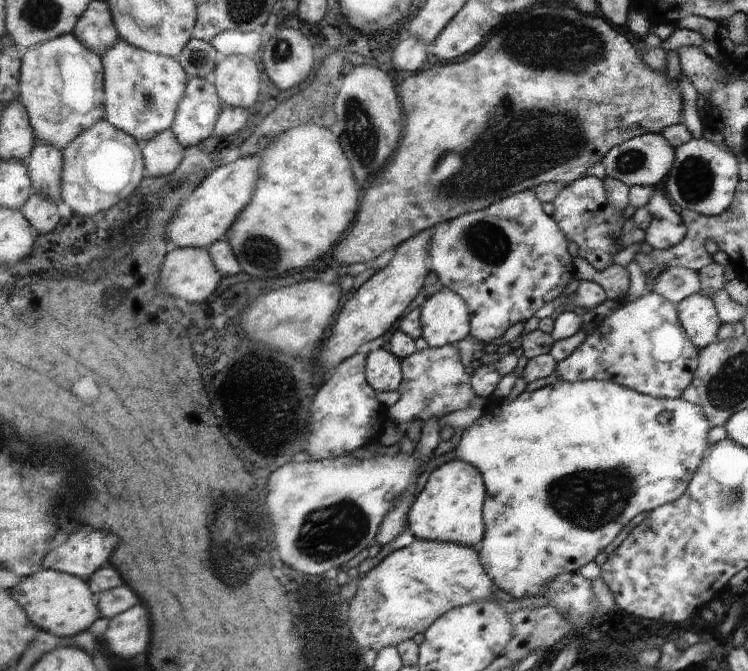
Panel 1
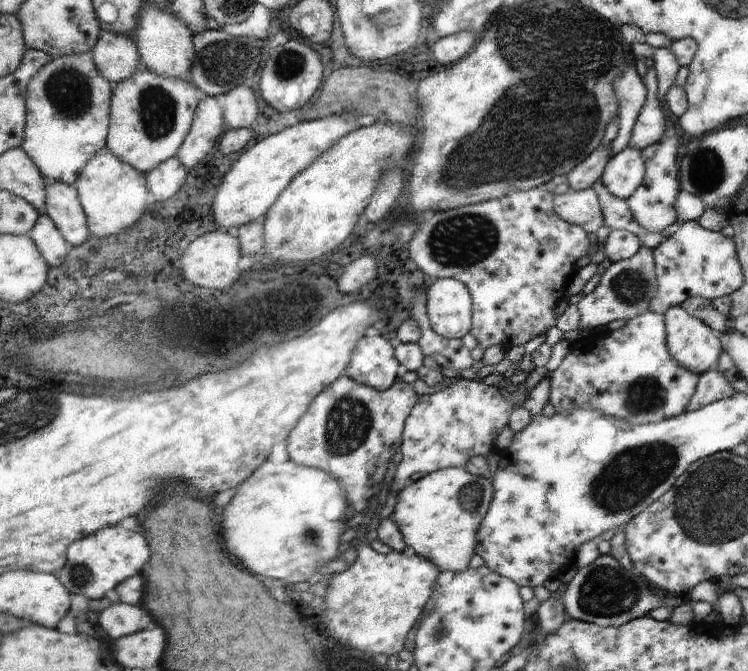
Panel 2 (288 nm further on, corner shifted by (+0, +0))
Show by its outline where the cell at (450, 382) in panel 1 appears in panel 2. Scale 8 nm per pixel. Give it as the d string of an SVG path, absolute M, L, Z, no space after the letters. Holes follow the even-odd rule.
M423 366L417 372L417 378L427 386L443 386L439 392L429 396L421 396L419 404L413 408L411 416L407 418L405 438L403 438L403 462L397 468L397 476L393 482L393 490L403 490L407 480L421 472L431 476L433 472L447 470L447 468L463 468L471 456L481 454L483 458L489 452L497 452L495 436L503 426L507 426L507 416L511 414L513 406L521 406L527 398L525 382L515 388L515 392L501 396L495 384L487 382L471 382L471 380L455 380L447 382L443 368L427 368Z

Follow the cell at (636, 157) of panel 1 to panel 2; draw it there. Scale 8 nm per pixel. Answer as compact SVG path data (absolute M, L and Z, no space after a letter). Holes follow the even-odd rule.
M623 146L619 154L607 160L607 166L601 174L601 182L605 184L611 196L629 200L639 186L643 184L647 174L647 162L643 160L643 152L633 146Z

